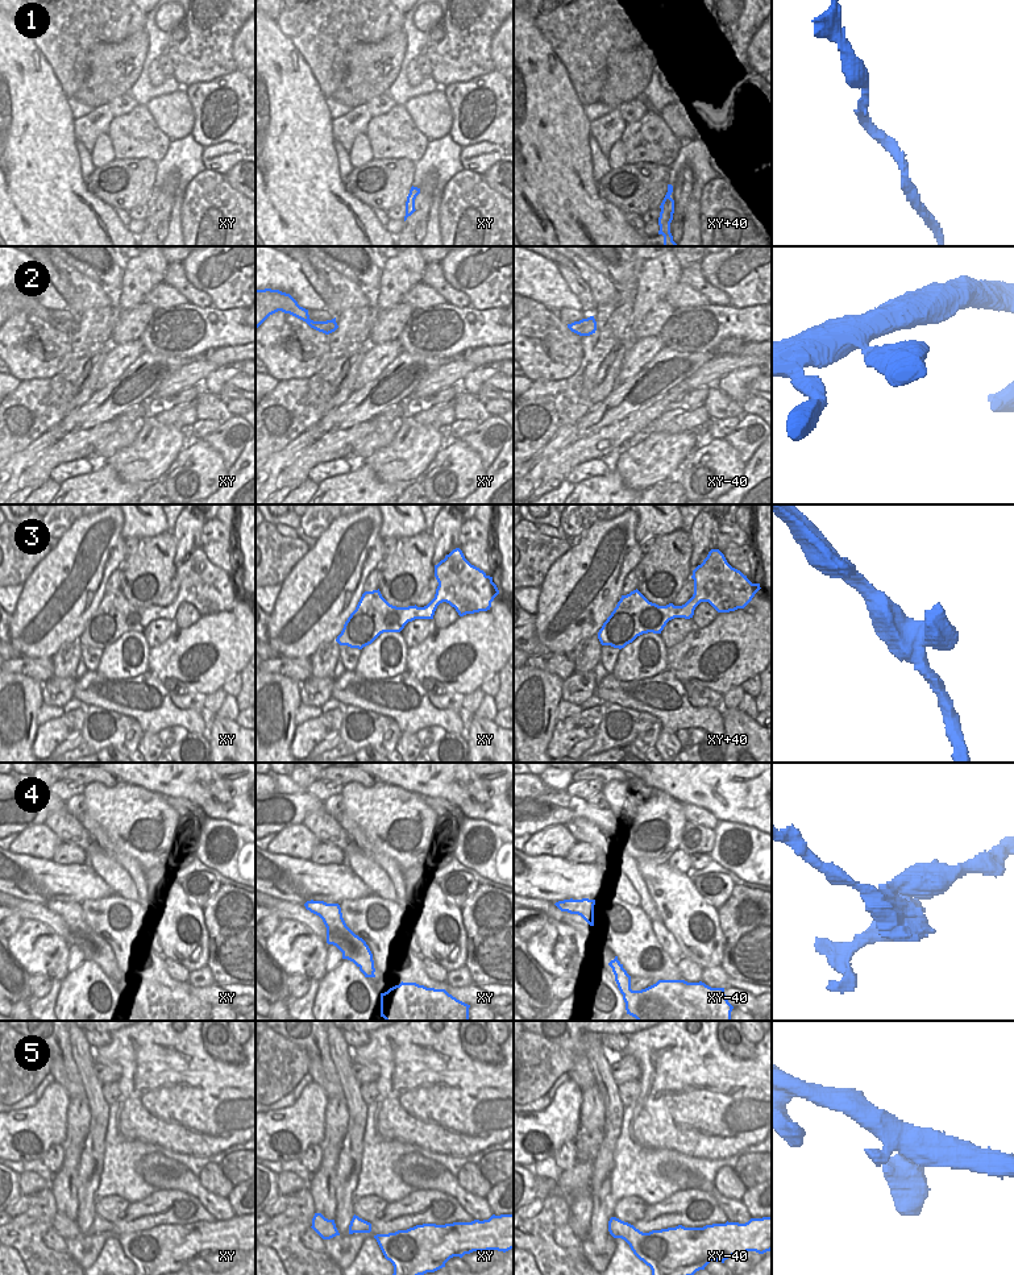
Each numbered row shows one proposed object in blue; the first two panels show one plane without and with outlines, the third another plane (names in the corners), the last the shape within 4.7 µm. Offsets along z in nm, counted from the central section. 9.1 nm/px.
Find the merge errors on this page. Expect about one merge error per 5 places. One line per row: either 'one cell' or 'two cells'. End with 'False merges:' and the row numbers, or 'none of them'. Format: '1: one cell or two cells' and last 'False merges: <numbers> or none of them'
1: one cell
2: one cell
3: one cell
4: two cells
5: one cell
False merges: 4

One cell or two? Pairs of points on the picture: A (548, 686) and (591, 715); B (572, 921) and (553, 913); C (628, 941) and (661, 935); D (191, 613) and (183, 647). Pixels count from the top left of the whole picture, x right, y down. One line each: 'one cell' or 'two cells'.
A: two cells
B: one cell
C: two cells
D: two cells

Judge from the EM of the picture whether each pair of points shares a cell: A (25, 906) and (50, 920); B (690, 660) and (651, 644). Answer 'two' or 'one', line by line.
A: one
B: two

